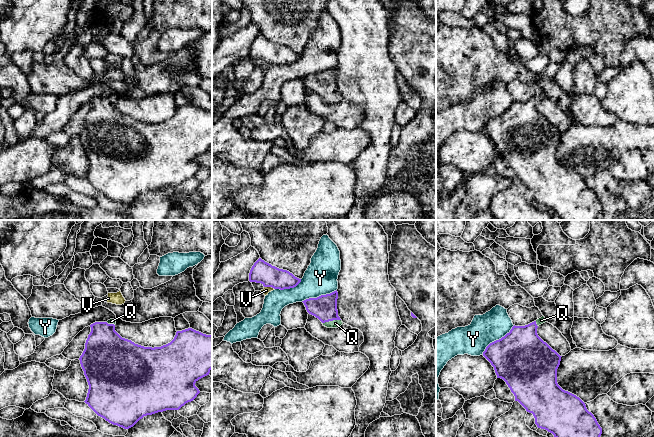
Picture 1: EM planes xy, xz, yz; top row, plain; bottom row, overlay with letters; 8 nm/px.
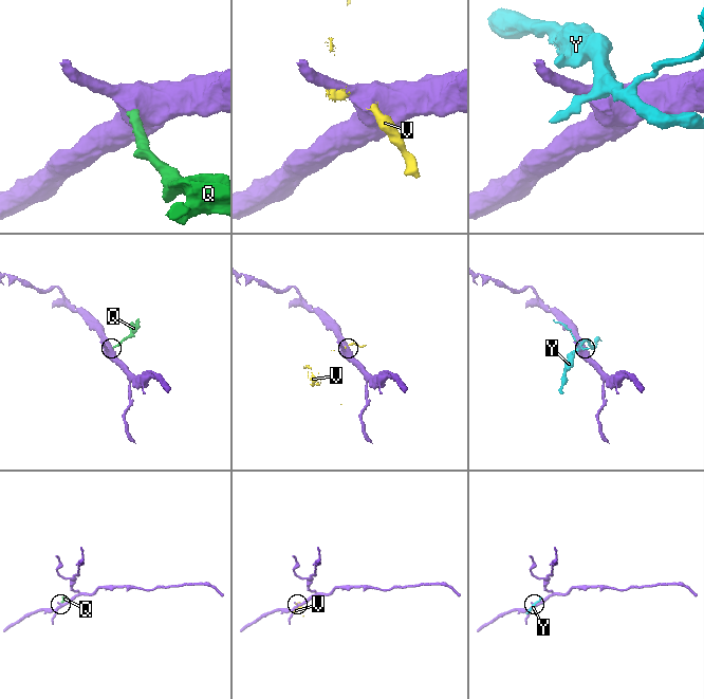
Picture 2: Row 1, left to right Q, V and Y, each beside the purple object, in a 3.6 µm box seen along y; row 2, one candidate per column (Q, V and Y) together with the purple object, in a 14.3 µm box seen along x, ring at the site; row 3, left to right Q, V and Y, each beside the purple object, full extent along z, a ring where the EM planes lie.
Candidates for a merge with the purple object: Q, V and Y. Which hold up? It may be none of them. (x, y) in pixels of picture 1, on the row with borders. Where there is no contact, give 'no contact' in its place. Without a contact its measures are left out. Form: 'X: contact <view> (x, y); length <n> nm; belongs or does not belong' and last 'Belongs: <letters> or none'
Q: contact xz (331, 320); length 160 nm; belongs
V: contact xz (269, 286); length 90 nm; does not belong
Y: contact yz (497, 340); length 360 nm; does not belong
Belongs: Q

